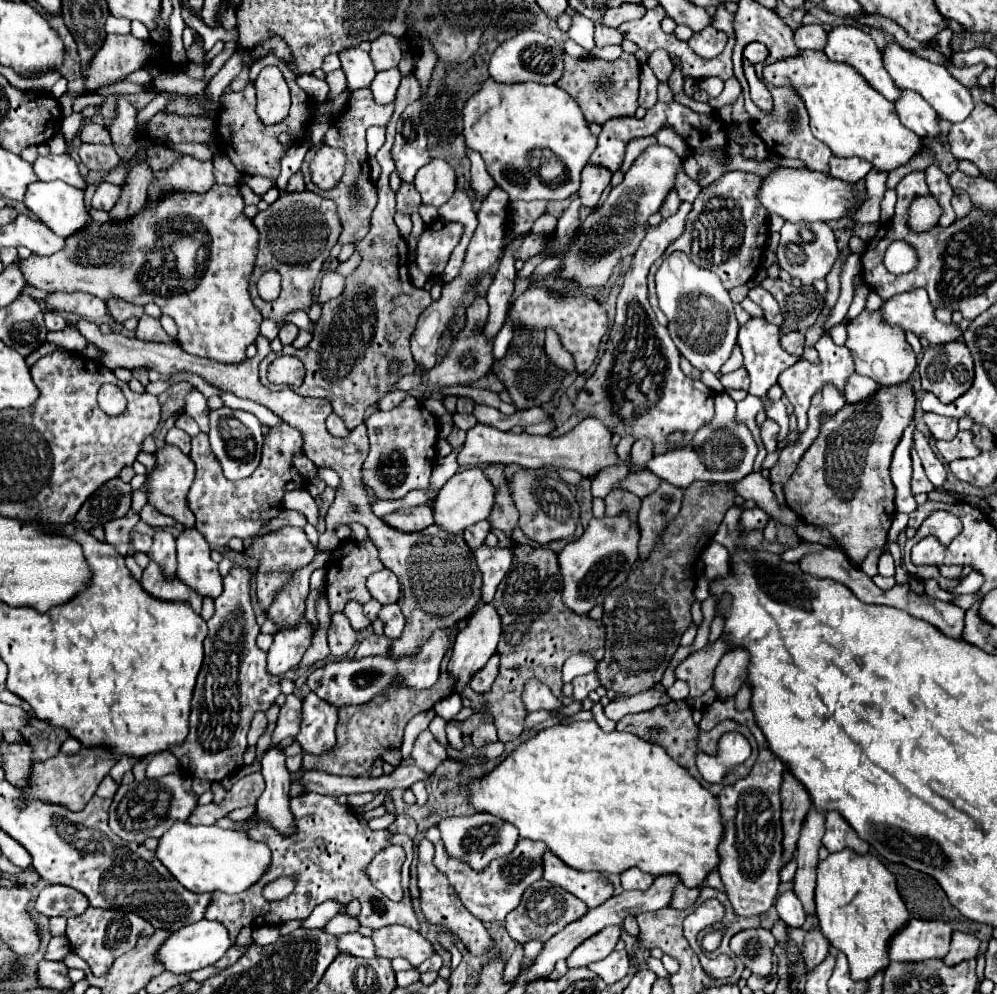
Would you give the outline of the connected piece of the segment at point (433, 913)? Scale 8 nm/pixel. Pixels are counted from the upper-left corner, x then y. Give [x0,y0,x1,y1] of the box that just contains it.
[418,840,493,956]

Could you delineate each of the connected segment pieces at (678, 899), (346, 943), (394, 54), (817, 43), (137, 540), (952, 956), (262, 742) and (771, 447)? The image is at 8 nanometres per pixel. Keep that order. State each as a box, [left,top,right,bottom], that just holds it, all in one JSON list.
[[670,884,700,910],[338,932,376,958],[370,36,402,72],[794,24,828,50],[132,534,152,552],[944,932,980,966],[256,723,276,758],[760,418,780,452]]

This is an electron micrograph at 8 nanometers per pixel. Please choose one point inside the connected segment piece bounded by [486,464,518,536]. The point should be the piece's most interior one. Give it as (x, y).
(503, 517)

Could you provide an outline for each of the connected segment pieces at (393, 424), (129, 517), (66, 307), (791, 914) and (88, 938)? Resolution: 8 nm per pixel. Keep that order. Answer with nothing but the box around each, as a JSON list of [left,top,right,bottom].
[[362,396,438,500],[104,510,140,556],[44,292,108,322],[776,892,806,928],[66,908,156,976]]

